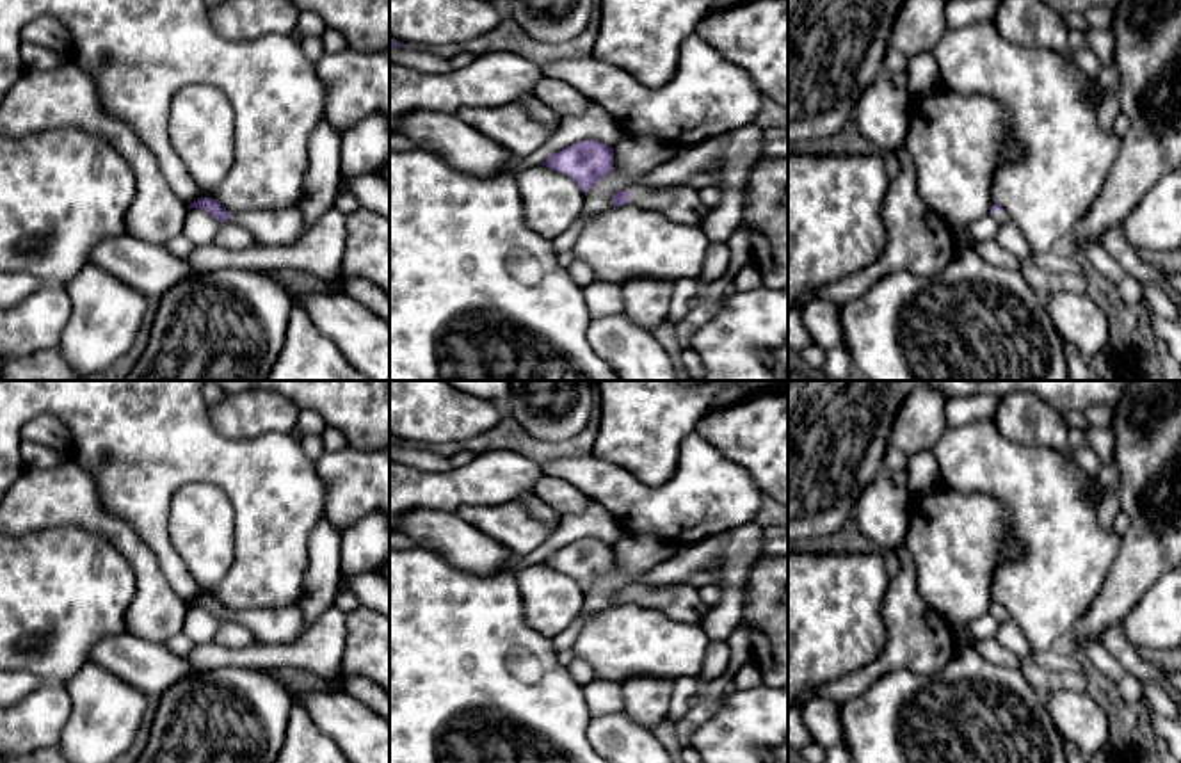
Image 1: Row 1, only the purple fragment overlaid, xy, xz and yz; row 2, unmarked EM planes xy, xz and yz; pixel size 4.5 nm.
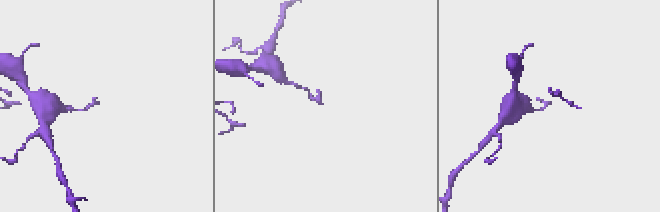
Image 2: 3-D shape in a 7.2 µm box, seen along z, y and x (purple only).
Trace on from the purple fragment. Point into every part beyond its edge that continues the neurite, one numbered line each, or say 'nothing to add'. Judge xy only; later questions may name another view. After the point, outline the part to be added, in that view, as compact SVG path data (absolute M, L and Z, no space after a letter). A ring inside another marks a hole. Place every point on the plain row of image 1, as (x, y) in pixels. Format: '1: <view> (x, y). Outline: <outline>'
1: xy (281, 626). Outline: M297 605L276 610L229 610L228 619L245 626L256 642L290 646L308 630Z

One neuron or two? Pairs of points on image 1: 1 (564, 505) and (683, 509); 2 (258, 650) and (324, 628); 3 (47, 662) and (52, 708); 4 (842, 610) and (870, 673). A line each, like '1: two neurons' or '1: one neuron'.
1: two neurons
2: one neuron
3: two neurons
4: two neurons

